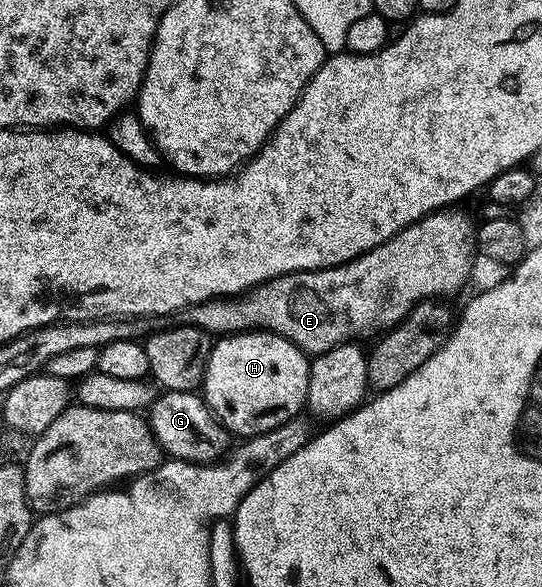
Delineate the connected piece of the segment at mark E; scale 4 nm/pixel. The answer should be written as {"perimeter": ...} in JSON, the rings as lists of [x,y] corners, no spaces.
{"perimeter":[[[463,207],[437,209],[344,265],[334,265],[332,269],[307,269],[303,273],[286,273],[274,277],[272,281],[264,281],[242,295],[220,297],[190,306],[190,324],[212,335],[248,331],[279,333],[308,355],[318,355],[338,345],[348,344],[352,339],[359,339],[355,337],[374,338],[403,322],[412,309],[423,301],[445,299],[443,297],[468,284],[471,265],[477,254],[477,221],[459,208]]]}

